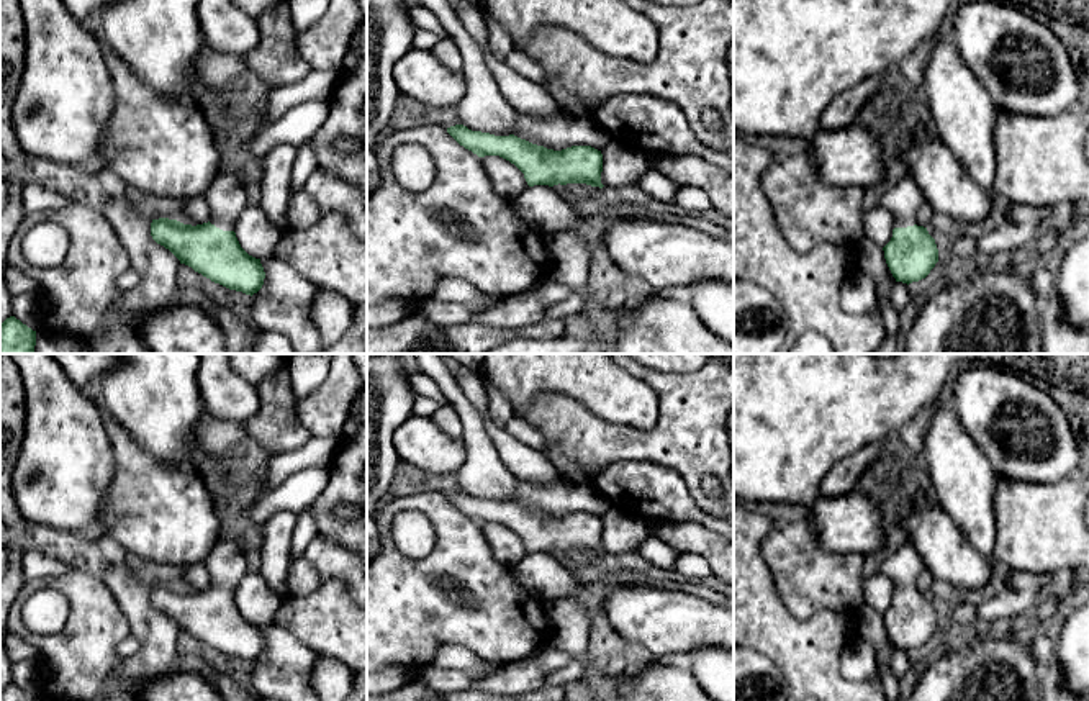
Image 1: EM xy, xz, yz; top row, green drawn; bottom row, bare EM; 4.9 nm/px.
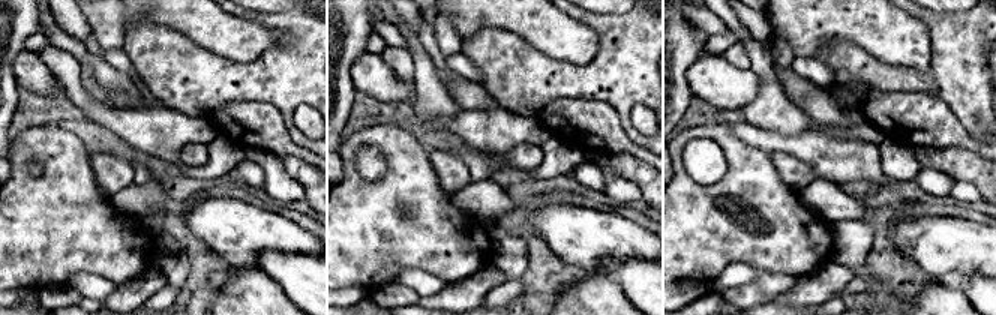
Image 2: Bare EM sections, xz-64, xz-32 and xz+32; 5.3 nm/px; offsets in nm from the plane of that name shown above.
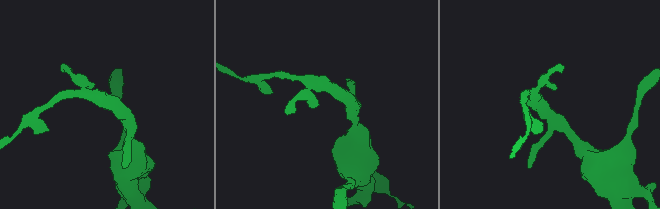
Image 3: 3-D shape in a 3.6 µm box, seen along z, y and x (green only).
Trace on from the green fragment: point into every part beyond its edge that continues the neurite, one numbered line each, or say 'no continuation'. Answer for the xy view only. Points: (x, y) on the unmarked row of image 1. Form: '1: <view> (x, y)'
1: xy (226, 564)

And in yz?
1: yz (903, 567)

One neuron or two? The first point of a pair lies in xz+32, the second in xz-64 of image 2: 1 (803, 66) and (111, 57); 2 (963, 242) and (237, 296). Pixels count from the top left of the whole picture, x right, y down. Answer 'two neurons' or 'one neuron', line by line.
1: one neuron
2: two neurons

